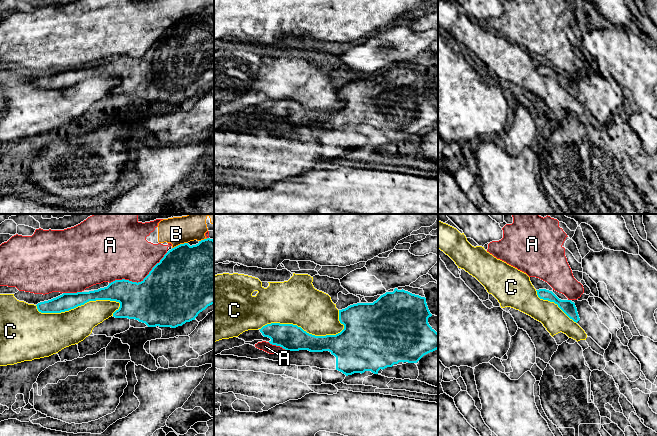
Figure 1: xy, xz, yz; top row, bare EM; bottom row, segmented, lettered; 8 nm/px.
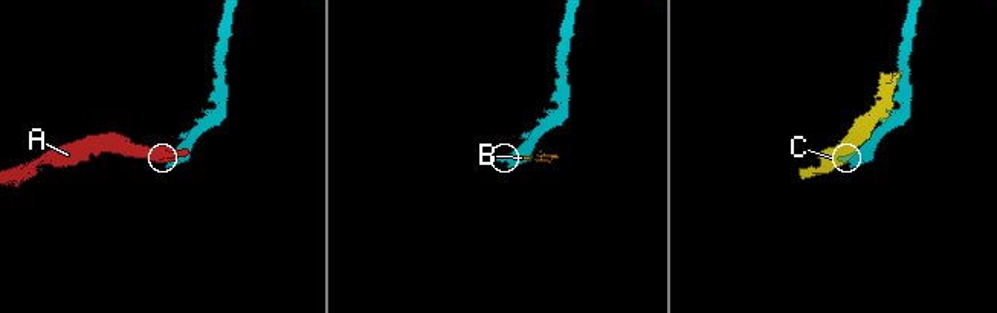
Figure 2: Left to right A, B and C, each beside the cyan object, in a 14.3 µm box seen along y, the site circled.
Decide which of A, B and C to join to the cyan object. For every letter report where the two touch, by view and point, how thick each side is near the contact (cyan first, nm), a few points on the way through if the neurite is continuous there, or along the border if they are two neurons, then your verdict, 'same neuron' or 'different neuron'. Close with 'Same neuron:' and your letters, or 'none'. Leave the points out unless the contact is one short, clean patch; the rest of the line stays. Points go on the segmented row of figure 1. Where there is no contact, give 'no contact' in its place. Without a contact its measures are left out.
A: meets cyan in xy at (139, 282); 480 nm thick on the cyan side, 400 nm on the other; different neuron
B: meets cyan in xy at (180, 244); 460 nm thick on the cyan side, 220 nm on the other; different neuron
C: meets cyan in xz at (302, 329); 220 nm thick on the cyan side, 360 nm on the other; different neuron
Same neuron: none

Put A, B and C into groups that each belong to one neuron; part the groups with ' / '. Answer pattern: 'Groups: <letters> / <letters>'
Groups: A B / C

